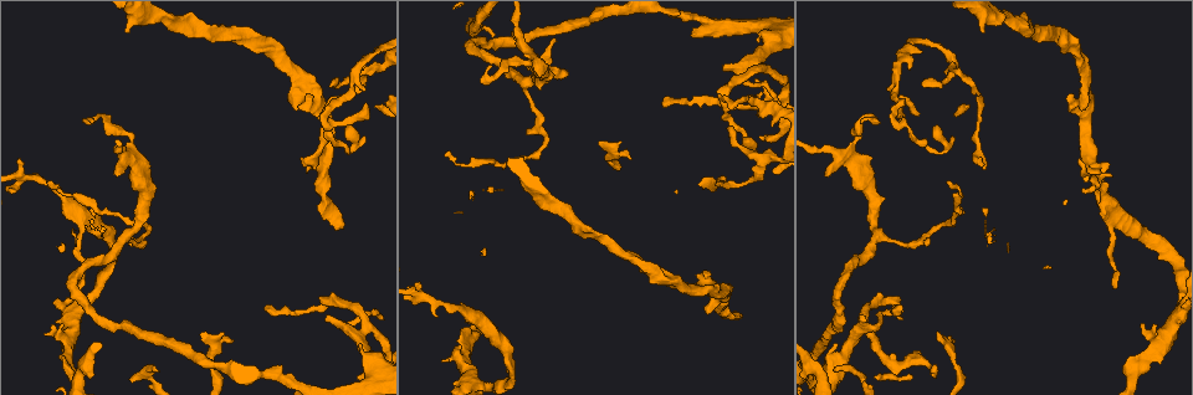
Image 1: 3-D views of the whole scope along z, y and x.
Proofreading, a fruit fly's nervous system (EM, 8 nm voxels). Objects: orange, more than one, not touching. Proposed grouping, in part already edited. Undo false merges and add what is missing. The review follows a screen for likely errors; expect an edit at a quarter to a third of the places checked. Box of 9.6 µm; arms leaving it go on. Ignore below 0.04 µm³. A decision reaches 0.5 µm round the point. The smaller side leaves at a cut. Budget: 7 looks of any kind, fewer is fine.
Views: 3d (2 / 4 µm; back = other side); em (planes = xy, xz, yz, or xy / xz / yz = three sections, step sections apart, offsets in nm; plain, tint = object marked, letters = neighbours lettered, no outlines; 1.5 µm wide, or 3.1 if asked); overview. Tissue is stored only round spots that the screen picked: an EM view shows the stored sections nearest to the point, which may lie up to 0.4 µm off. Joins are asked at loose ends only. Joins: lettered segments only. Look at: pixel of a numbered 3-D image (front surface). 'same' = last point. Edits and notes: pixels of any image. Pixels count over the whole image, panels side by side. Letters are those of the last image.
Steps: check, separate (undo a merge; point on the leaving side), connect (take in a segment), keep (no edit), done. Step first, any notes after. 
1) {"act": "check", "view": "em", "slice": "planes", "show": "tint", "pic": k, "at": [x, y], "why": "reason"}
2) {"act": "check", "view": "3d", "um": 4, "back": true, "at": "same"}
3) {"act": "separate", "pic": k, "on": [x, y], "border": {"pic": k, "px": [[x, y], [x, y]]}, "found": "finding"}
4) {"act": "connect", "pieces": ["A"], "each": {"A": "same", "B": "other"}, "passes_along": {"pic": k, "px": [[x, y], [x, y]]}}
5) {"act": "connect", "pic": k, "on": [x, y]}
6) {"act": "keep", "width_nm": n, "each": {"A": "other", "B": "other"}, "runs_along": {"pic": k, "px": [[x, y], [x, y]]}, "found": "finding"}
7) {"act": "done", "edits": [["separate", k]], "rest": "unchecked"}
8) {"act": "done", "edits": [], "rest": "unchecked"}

{"act": "check", "view": "em", "slice": "planes", "show": "letters", "pic": 1, "at": [860, 331]}

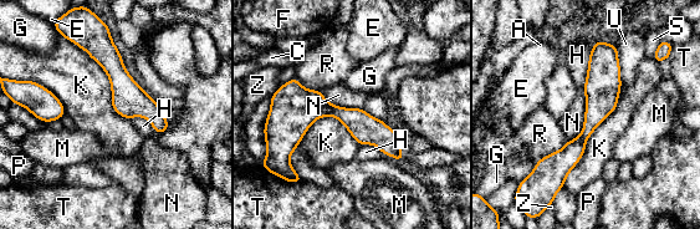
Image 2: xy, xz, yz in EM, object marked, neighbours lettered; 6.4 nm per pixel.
{"act": "keep", "each": {"A": "other", "C": "other", "E": "other", "F": "other", "G": "other", "H": "other", "K": "other", "M": "other", "N": "other", "P": "other", "R": "other", "S": "other", "T": "other", "U": "other", "Z": "other"}, "found": "all the same neuron"}

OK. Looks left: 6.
{"act": "check", "view": "em", "slice": "planes", "show": "letters", "pic": 1, "at": [896, 120], "why": "abrupt turn"}

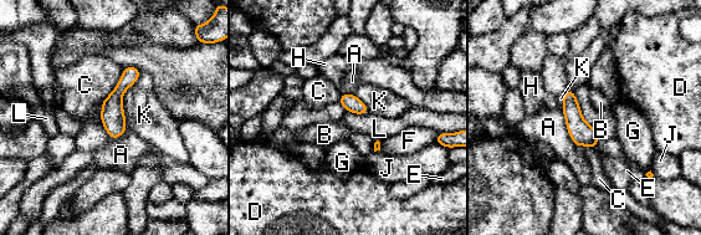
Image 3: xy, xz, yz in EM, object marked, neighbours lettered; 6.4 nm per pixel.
{"act": "keep", "longest_contact_nm": ["K", 380], "each": {"A": "other", "B": "other", "C": "other", "D": "other", "E": "other", "F": "other", "G": "other", "H": "other", "J": "other", "K": "other", "L": "other"}, "runs_along": {"pic": 3, "px": [[133, 70], [113, 101], [113, 134]]}, "found": "one neuron here"}

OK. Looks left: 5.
{"act": "check", "view": "3d", "um": 4, "back": true, "pic": 1, "at": [1116, 285], "why": "an open end"}

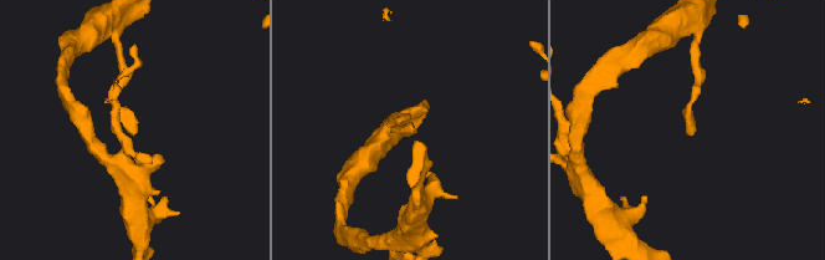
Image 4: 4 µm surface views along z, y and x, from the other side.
{"act": "check", "view": "em", "slice": "planes", "show": "tint", "pic": 4, "at": [411, 129]}

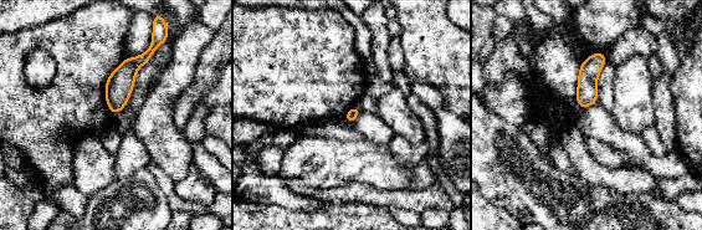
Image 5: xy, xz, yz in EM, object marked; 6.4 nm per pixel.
{"act": "check", "view": "em", "slice": "planes", "show": "letters", "at": "same"}

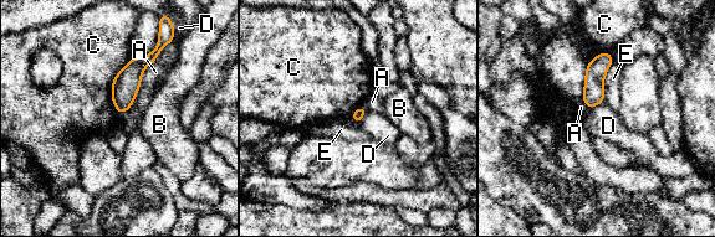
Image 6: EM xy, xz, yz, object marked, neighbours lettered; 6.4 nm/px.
{"act": "keep", "longest_contact_nm": ["A", 500], "each": {"A": "other", "B": "other", "C": "other", "D": "other", "E": "other"}, "runs_along": {"pic": 6, "px": [[163, 26], [162, 44], [128, 78], [121, 109]]}, "found": "no lettered segment goes on from it"}

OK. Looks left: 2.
{"act": "done", "edits": [], "rest": "unchecked"}

